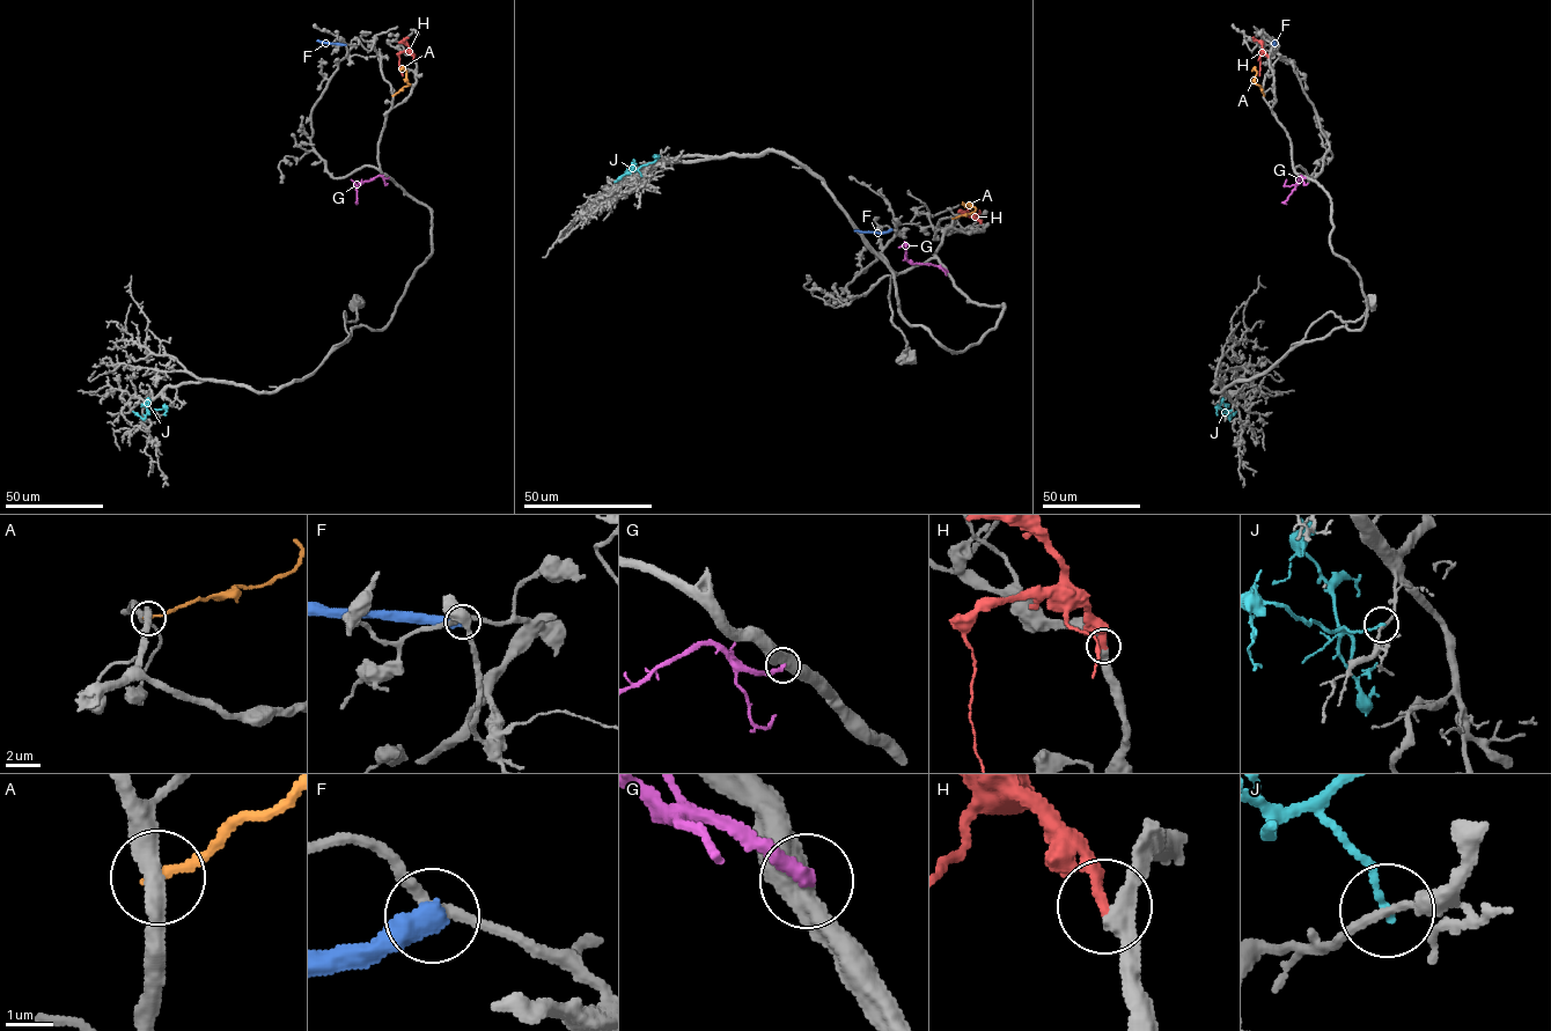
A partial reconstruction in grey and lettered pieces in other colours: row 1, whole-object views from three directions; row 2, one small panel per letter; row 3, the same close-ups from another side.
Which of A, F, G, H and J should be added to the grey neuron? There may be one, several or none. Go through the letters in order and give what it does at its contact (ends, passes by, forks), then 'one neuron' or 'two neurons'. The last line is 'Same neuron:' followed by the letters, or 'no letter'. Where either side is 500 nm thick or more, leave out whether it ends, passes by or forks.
A: it ends; two neurons
F: two neurons
G: two neurons
H: it ends; one neuron
J: it ends; two neurons
Same neuron: H

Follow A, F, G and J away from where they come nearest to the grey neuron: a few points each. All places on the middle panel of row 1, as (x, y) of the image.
A: (953, 219), (975, 210), (962, 201)
F: (890, 229), (854, 230)
G: (947, 271), (936, 265), (910, 263), (905, 258), (904, 241)
J: (641, 175), (633, 169), (614, 182)

